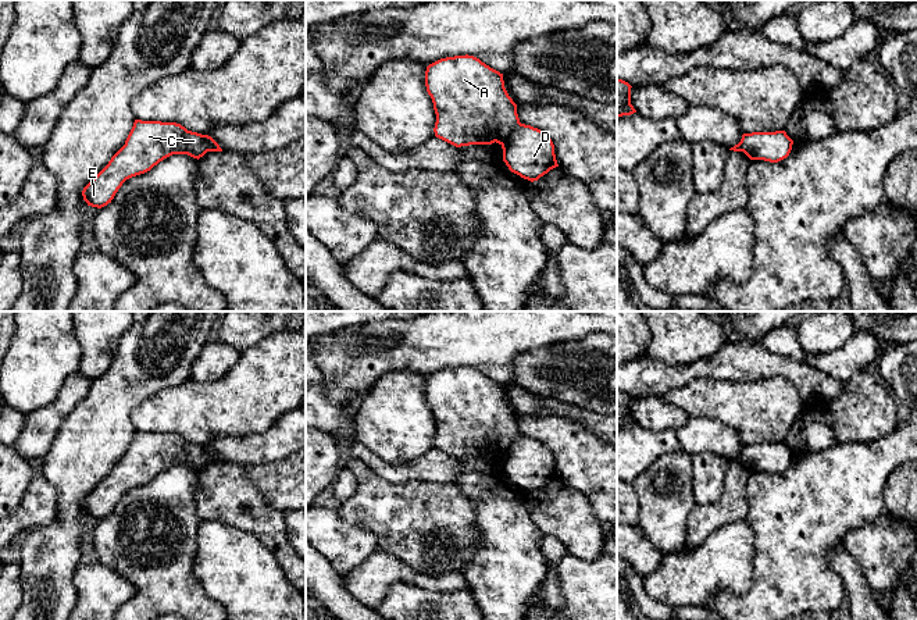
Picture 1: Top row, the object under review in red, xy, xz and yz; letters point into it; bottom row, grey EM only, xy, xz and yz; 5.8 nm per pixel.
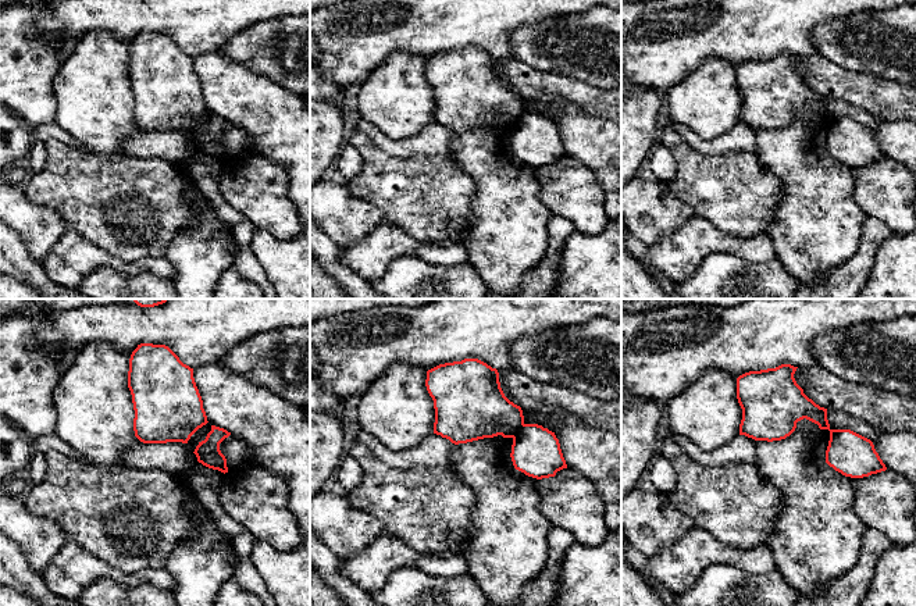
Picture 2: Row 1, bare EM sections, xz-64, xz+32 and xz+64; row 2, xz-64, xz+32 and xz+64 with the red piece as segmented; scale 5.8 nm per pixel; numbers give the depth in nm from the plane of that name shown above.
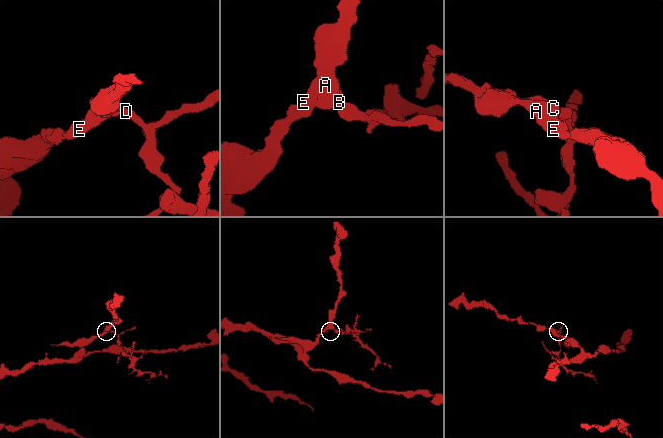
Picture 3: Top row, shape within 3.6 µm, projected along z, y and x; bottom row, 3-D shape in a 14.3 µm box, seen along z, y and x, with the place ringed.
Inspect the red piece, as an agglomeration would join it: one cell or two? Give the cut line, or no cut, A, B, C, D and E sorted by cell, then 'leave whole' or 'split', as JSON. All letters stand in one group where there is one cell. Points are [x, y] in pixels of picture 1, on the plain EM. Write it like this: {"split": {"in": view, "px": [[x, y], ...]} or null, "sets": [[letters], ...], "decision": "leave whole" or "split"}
{"split": {"in": "xz", "px": [[520, 434], [502, 456]]}, "sets": [["A", "B", "C", "E"], ["D"]], "decision": "split"}

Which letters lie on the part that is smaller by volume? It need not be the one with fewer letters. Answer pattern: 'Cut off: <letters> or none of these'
Cut off: D

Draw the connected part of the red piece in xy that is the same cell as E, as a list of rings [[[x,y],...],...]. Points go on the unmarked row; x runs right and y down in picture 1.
[[[135,431],[125,456],[83,499],[83,512],[88,517],[101,520],[111,514],[126,491],[150,482],[164,470],[188,466],[199,471],[206,464],[206,446],[176,434]]]

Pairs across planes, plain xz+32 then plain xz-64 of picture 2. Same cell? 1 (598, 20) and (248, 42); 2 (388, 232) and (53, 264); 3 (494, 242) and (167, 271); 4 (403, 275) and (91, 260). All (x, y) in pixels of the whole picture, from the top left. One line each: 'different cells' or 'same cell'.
1: same cell
2: same cell
3: different cells
4: different cells

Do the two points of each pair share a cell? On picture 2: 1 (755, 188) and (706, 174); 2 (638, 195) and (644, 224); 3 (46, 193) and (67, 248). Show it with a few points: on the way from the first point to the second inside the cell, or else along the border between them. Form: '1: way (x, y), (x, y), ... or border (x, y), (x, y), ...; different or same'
1: way (742, 188), (719, 186); same
2: way (640, 202), (644, 206), (644, 217); same
3: border (67, 230), (78, 232), (96, 246); different

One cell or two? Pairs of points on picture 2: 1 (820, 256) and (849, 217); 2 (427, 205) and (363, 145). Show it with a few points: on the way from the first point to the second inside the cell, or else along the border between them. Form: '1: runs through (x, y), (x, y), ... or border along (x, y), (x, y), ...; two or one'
1: runs through (820, 246), (840, 227); one
2: runs through (412, 193), (378, 160); one

